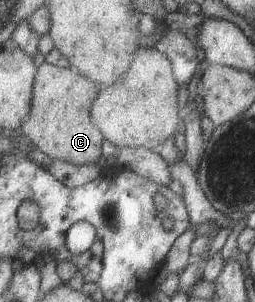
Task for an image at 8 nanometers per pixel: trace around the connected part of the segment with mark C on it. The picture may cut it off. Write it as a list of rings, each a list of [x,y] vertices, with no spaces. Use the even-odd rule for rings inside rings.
[[[43,62],[34,85],[31,117],[23,123],[20,133],[27,135],[30,144],[45,153],[47,158],[73,165],[95,163],[101,155],[101,143],[105,138],[90,117],[91,103],[99,89],[101,85],[75,75],[71,69],[59,69]]]

